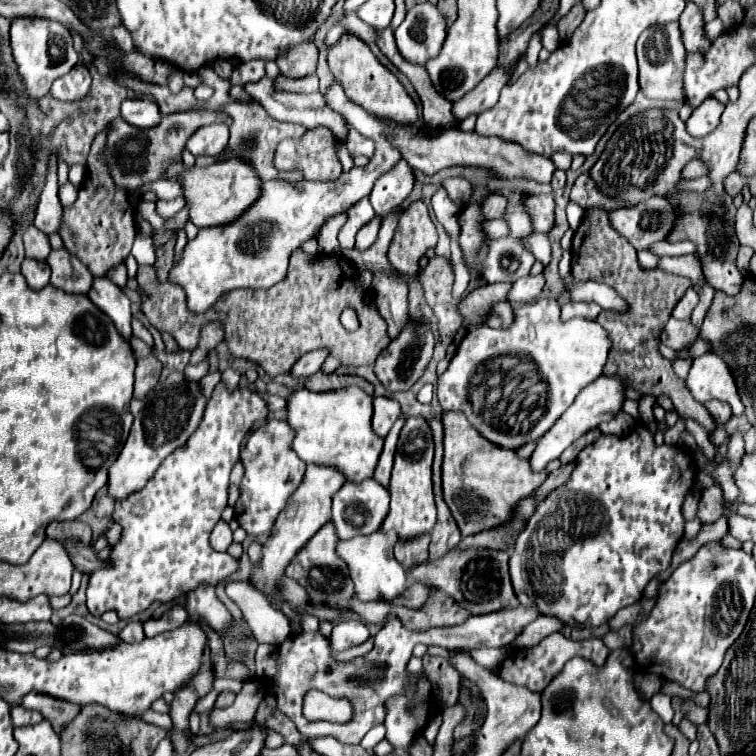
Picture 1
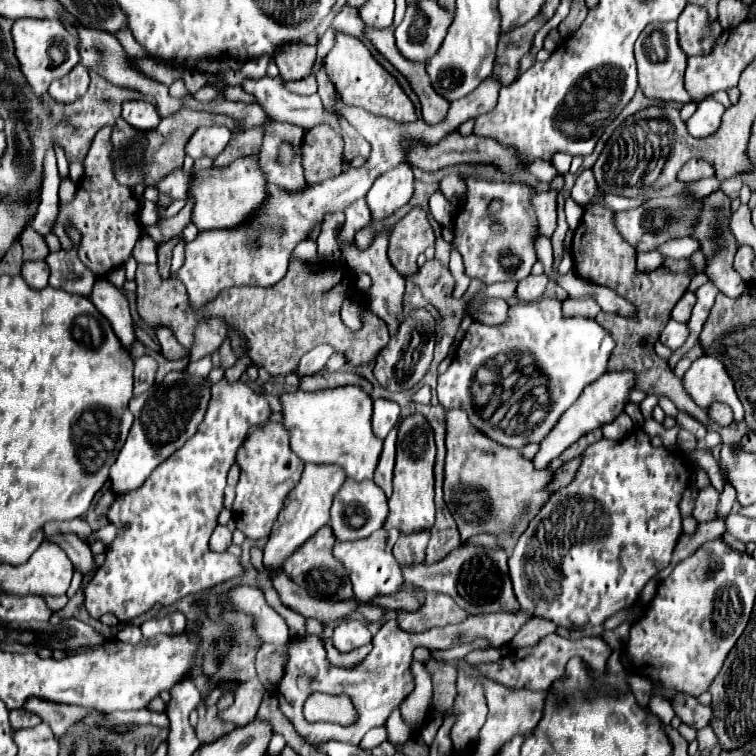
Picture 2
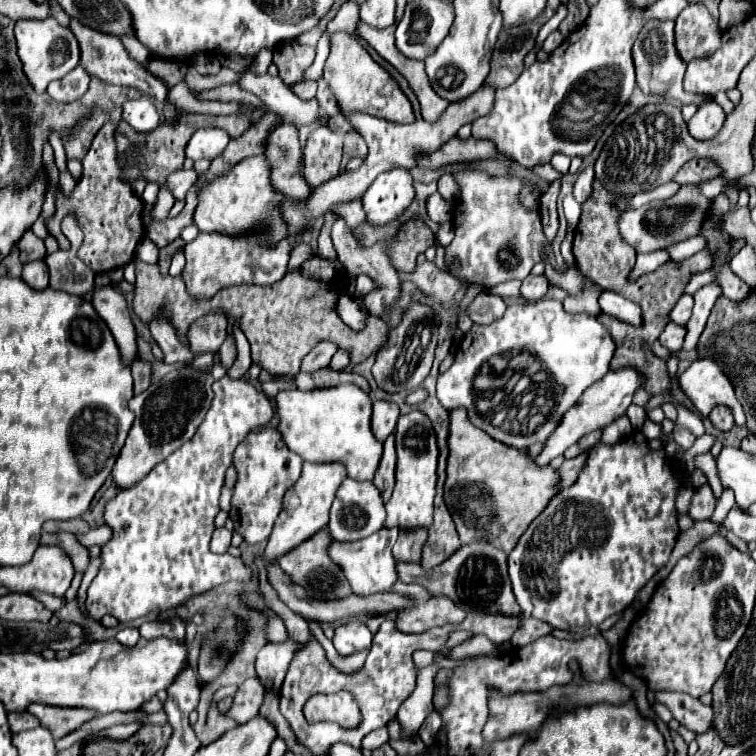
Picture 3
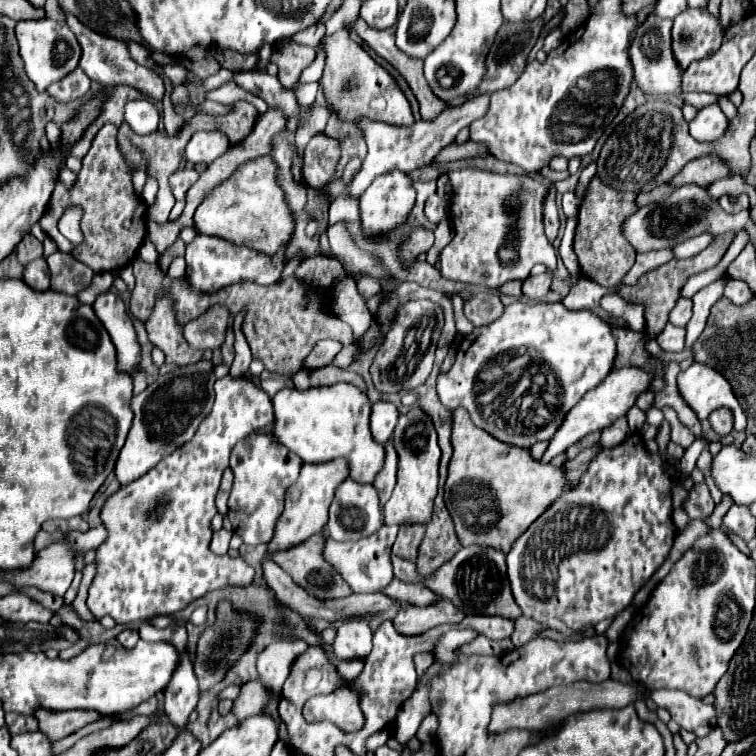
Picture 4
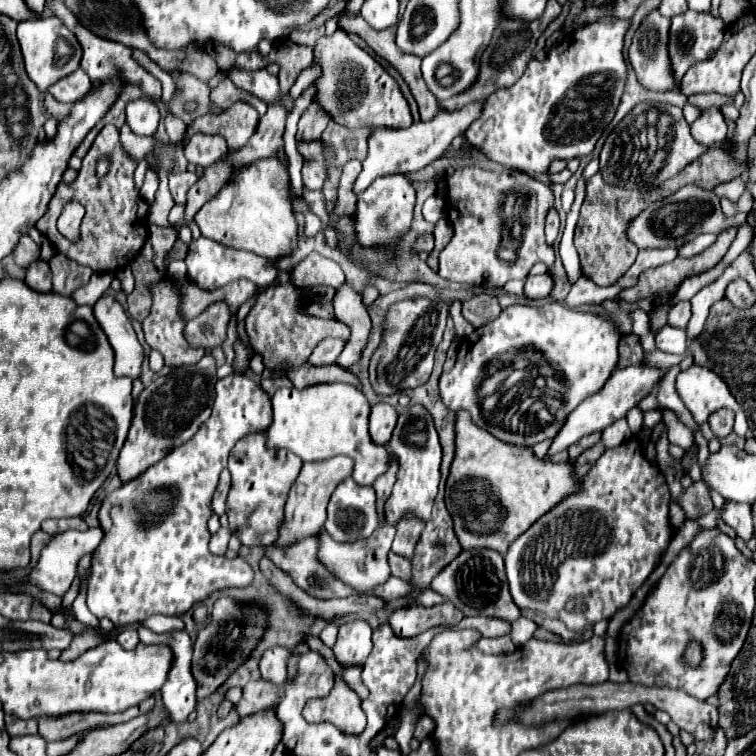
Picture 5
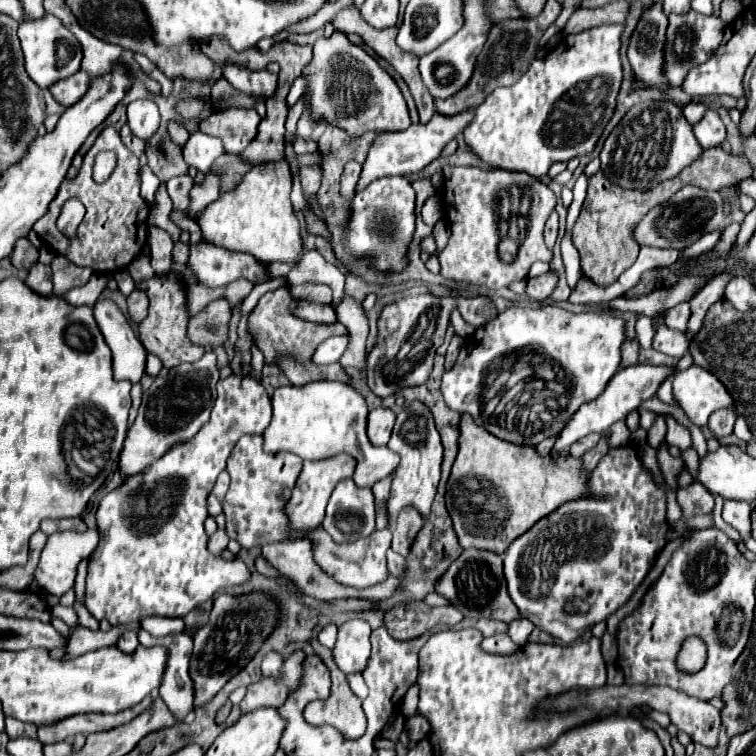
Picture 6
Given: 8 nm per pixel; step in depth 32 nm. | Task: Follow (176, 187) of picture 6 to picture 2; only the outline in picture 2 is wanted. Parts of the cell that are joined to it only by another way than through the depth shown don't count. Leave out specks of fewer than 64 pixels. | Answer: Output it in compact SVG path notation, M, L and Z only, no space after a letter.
M174 172L170 176L166 176L164 180L160 180L160 194L168 194L172 200L176 198L186 198L186 190L188 190L188 178L190 172Z

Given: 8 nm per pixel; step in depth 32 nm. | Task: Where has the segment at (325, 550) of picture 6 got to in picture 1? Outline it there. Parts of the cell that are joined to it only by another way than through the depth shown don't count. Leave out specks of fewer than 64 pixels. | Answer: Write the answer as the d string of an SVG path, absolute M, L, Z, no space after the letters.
M376 530L368 536L354 536L350 540L344 540L338 544L338 552L348 562L350 576L356 586L356 596L362 602L392 602L400 598L406 592L406 572L394 558L394 544L396 544L396 534Z

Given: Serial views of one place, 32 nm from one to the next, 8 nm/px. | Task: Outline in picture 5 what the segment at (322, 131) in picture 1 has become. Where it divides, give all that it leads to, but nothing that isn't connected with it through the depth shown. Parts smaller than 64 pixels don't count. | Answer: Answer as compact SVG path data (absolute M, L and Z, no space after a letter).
M312 140L308 144L306 162L302 168L304 188L306 190L320 190L326 182L326 176L328 176L328 162L326 162L326 152L324 152L324 142Z

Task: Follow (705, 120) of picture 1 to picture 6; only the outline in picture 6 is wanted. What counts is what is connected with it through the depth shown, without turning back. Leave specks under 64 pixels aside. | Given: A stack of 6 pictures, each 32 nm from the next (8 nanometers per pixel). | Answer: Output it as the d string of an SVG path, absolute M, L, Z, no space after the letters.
M708 108L704 118L700 122L696 122L692 126L692 130L694 130L694 136L702 148L720 146L726 138L726 126L714 108Z

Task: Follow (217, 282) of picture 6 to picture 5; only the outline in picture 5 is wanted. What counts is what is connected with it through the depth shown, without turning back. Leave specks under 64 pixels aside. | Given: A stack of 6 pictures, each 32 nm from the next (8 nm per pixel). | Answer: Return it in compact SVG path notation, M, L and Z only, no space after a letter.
M204 236L190 242L186 266L188 266L190 282L194 282L202 290L216 290L216 288L222 288L222 286L226 286L234 280L240 280L240 278L252 280L258 286L268 286L280 274L278 260L268 260L268 258L256 256L254 252L248 252L248 250L236 250L236 248L230 248L216 240L208 240Z

